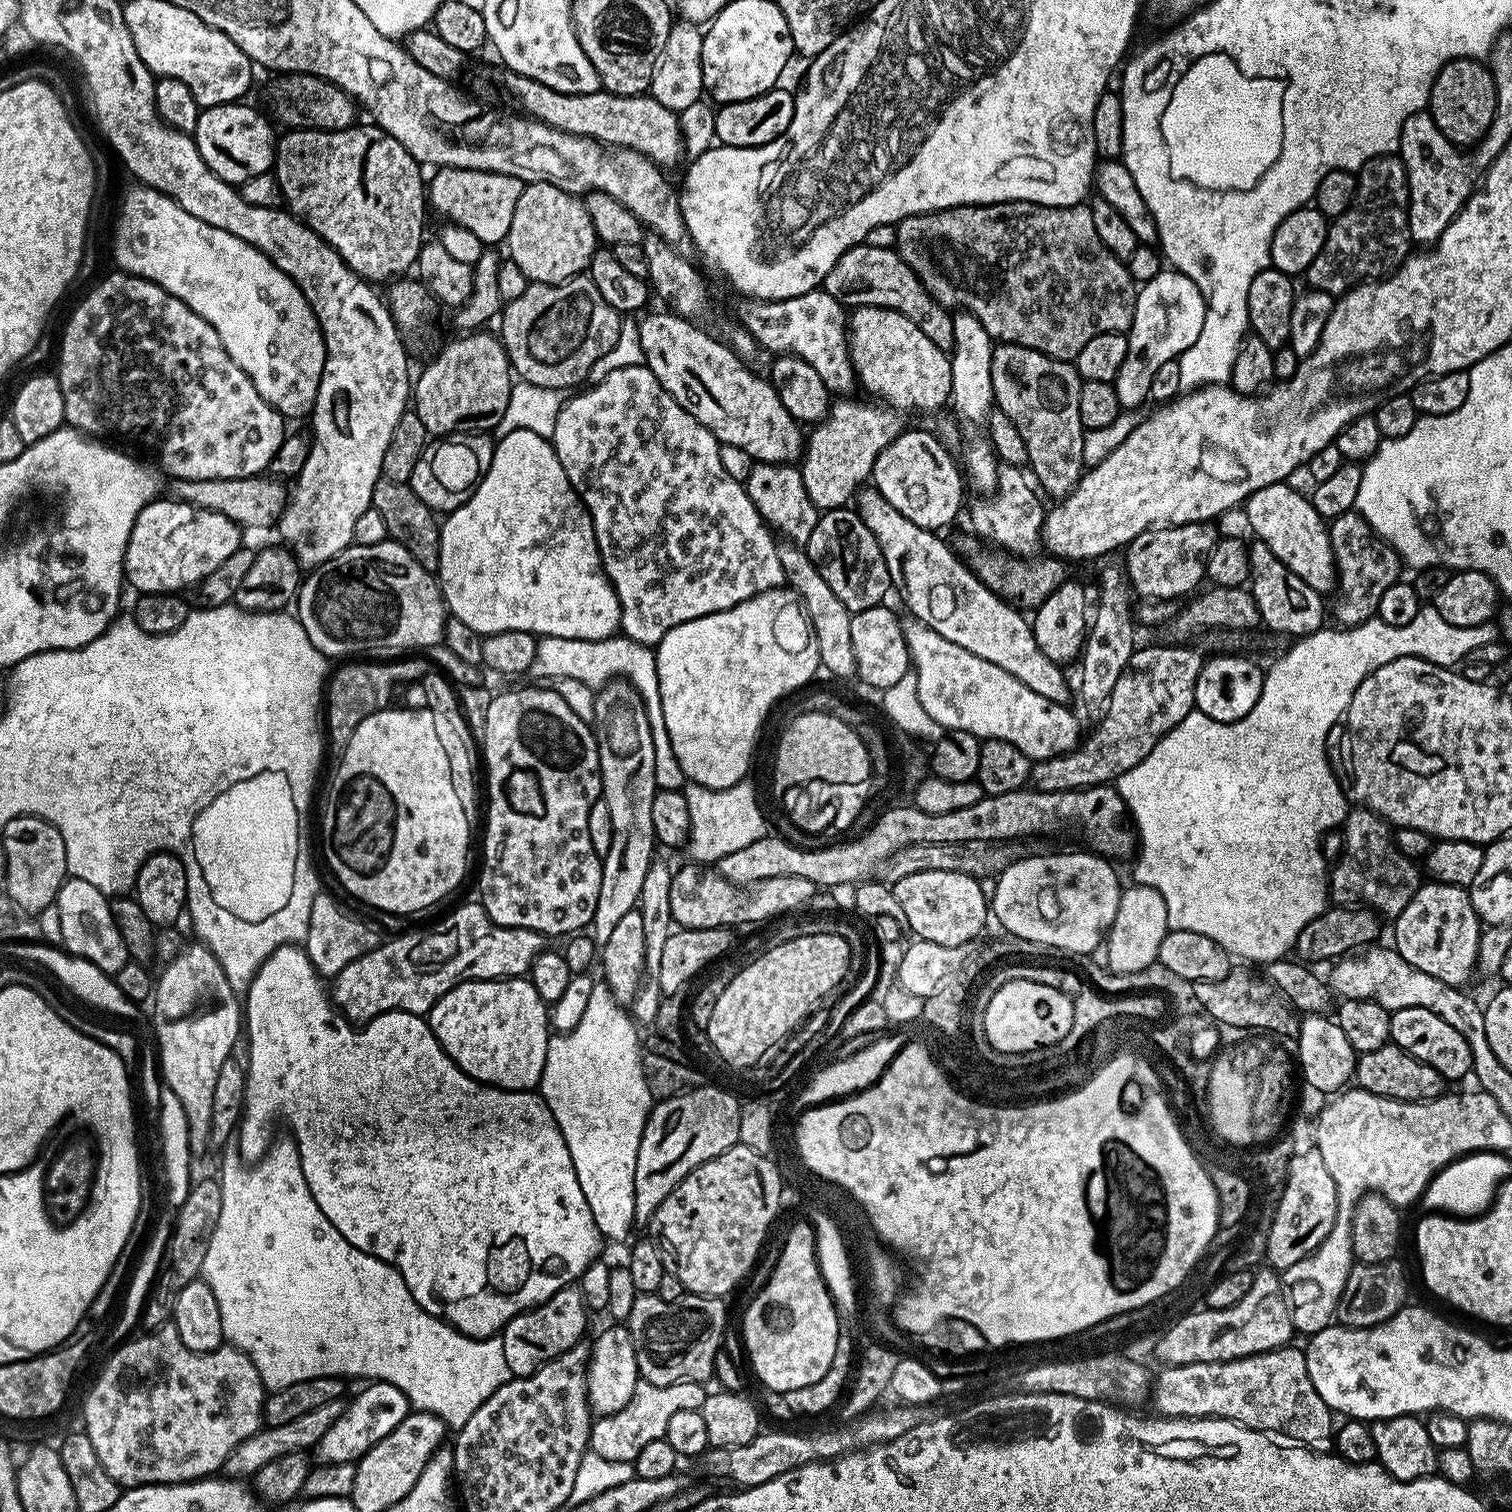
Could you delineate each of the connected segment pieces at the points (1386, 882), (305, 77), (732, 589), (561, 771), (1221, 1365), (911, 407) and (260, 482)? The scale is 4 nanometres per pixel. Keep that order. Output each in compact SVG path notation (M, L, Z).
M1353 807L1345 818L1344 852L1330 872L1330 900L1336 906L1363 906L1381 917L1395 918L1406 910L1410 898L1420 889L1422 877L1414 860L1402 854L1393 840L1393 829L1376 812Z
M305 72L280 74L275 79L272 89L268 92L268 104L272 107L271 115L277 121L280 119L285 124L283 126L285 129L316 128L319 132L333 132L353 127L357 123L358 105L356 101L330 81Z
M644 364L622 366L622 370L606 374L604 380L595 381L591 387L589 392L577 391L572 394L577 396L569 395L565 399L563 406L560 407L558 422L554 422L554 434L550 439L558 454L558 462L562 462L562 470L566 470L566 478L570 478L572 488L580 495L580 501L584 503L592 519L598 550L604 563L604 573L618 594L620 627L623 635L629 636L639 644L655 646L667 632L674 630L674 626L682 626L682 622L730 610L754 598L760 592L781 587L785 583L785 578L782 562L778 562L777 537L773 529L760 519L754 502L748 496L747 487L741 481L730 478L730 474L726 474L726 469L722 466L721 443L714 438L714 434L710 434L710 430L706 430L706 426L702 426L702 422L698 422L694 414L686 414L686 410L682 410L682 406L674 402L674 398Z
M540 686L544 688L520 688L517 692L504 692L493 695L490 702L490 711L486 714L486 734L482 738L482 764L488 767L488 825L484 828L484 865L480 868L480 896L479 903L484 905L486 914L498 926L503 928L521 928L522 930L534 930L542 933L545 938L552 936L567 937L569 934L579 933L581 930L587 929L591 925L594 918L594 910L598 906L598 890L602 886L602 857L594 850L594 842L590 842L590 810L594 806L596 800L601 799L600 790L600 746L596 743L596 733L590 727L589 721L578 718L578 714L574 714L574 710L570 710L570 706L566 706L566 702L562 702L562 698L558 698L558 694L552 691L551 687Z
M1285 1346L1283 1348L1275 1348L1273 1352L1263 1352L1257 1356L1247 1356L1238 1360L1223 1360L1222 1362L1194 1362L1193 1364L1174 1364L1163 1369L1164 1373L1158 1376L1154 1384L1154 1401L1156 1400L1156 1408L1161 1417L1169 1420L1206 1420L1215 1418L1218 1420L1234 1420L1237 1424L1244 1424L1248 1428L1257 1428L1260 1432L1280 1432L1289 1441L1305 1446L1310 1446L1314 1452L1331 1453L1334 1448L1333 1441L1329 1439L1334 1432L1334 1413L1331 1408L1326 1406L1326 1402L1322 1402L1322 1394L1318 1394L1318 1390L1314 1390L1314 1382L1310 1382L1310 1374L1306 1370L1306 1358L1303 1351L1298 1347Z
M857 307L848 316L848 354L852 357L852 369L861 385L865 384L880 400L885 400L896 412L932 412L949 403L952 395L952 362L949 353L934 346L906 314L898 314L889 308Z
M268 474L247 476L246 478L226 478L225 480L172 480L171 495L183 504L192 504L196 508L214 510L218 514L226 514L241 529L268 528L279 521L286 503L286 488L279 479Z

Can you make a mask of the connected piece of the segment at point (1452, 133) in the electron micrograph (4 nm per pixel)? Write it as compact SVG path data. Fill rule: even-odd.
M1451 60L1434 78L1427 111L1432 121L1446 134L1451 144L1475 146L1490 130L1490 122L1496 113L1497 77L1492 77L1479 60Z

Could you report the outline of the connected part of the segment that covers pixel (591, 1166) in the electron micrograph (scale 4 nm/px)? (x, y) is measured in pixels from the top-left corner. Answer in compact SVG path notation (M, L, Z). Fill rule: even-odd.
M596 982L578 1026L549 1039L546 1066L538 1085L538 1095L554 1114L554 1122L558 1122L562 1138L566 1138L566 1150L570 1150L570 1158L578 1174L578 1186L582 1186L582 1194L586 1194L586 1202L590 1202L590 1210L605 1241L626 1239L636 1224L634 1170L638 1166L639 1137L648 1107L648 1091L640 1075L639 1063L644 1052L636 1031L638 1028L629 1009L616 1000L612 987Z

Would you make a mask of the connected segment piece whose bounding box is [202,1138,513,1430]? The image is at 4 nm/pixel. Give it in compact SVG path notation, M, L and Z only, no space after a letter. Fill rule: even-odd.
M295 1139L280 1140L253 1168L247 1168L240 1161L238 1153L232 1146L225 1147L224 1165L220 1168L218 1179L222 1190L222 1214L218 1214L218 1226L214 1226L214 1238L210 1238L210 1250L206 1250L206 1262L202 1262L202 1278L214 1290L214 1298L218 1298L218 1314L222 1314L222 1330L225 1341L231 1347L244 1352L254 1362L258 1374L262 1378L265 1389L275 1390L294 1386L294 1382L306 1382L314 1378L353 1376L360 1382L381 1380L390 1386L398 1386L402 1394L406 1394L409 1405L417 1412L432 1412L442 1418L449 1429L459 1430L470 1422L470 1414L494 1394L507 1380L513 1379L510 1366L506 1366L506 1350L502 1350L502 1339L499 1335L488 1336L484 1340L476 1340L473 1336L462 1334L457 1328L432 1316L418 1302L414 1302L414 1294L406 1286L402 1274L394 1266L383 1264L378 1258L358 1250L358 1246L350 1246L338 1230L334 1230L334 1222L318 1210L318 1202L314 1202L314 1194L310 1194L310 1186L306 1186L306 1174L302 1174L300 1151Z

